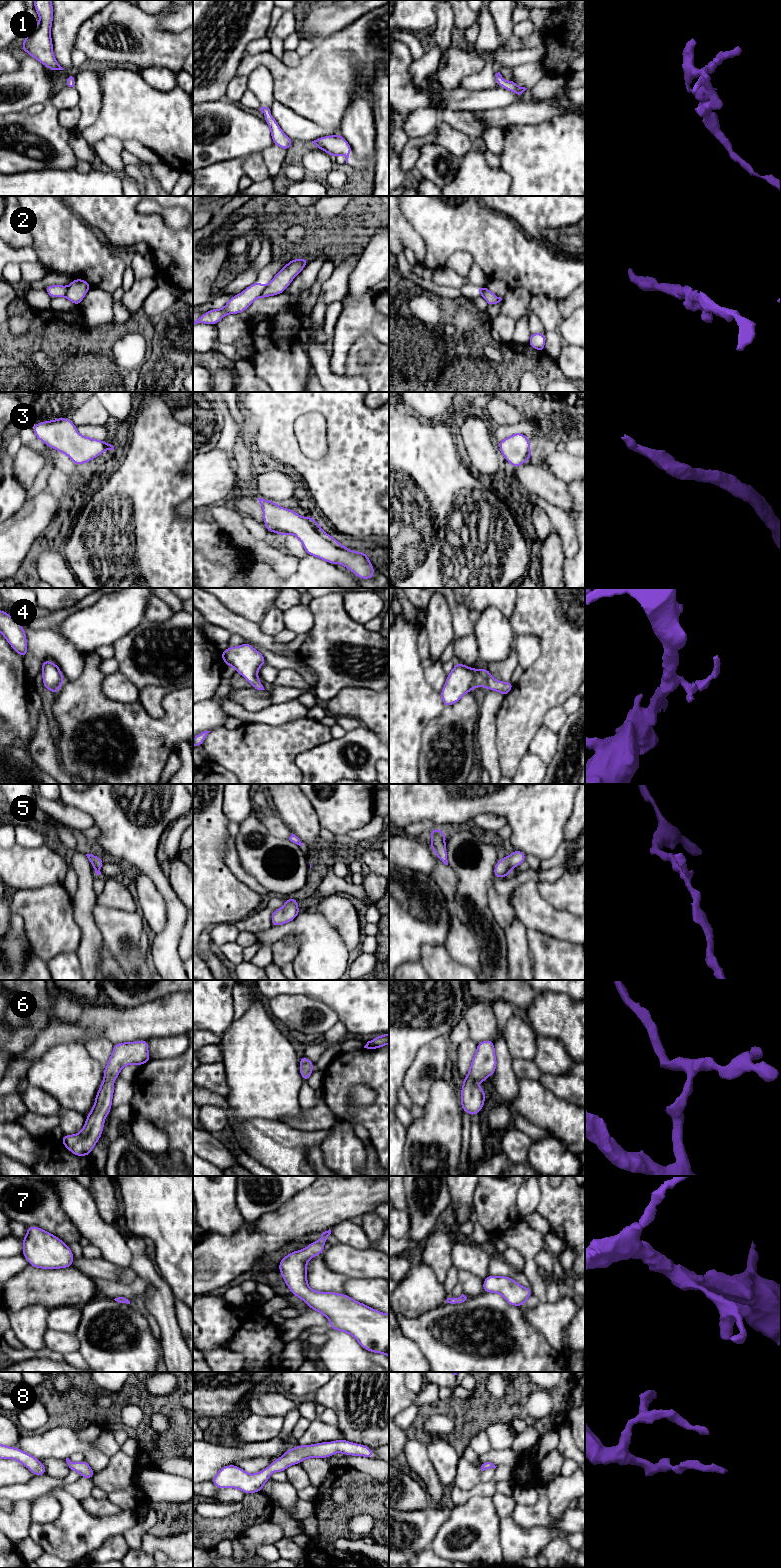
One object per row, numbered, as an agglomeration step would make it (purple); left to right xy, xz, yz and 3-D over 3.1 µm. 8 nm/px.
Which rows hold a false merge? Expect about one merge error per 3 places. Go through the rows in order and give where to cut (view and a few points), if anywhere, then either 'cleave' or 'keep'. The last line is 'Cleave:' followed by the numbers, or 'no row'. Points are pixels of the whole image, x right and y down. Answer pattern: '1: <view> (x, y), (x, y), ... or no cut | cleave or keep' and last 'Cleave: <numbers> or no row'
1: no cut | keep
2: xy (67, 287), (67, 292), (64, 296) | cleave
3: no cut | keep
4: no cut | keep
5: no cut | keep
6: no cut | keep
7: no cut | keep
8: no cut | keep
Cleave: 2

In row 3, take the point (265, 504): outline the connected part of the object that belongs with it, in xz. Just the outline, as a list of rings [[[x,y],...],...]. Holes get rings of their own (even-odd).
[[[258,498],[262,506],[265,527],[281,536],[292,534],[297,537],[308,555],[331,564],[341,564],[360,579],[374,578],[374,567],[366,552],[349,550],[334,537],[325,533],[311,517],[301,517],[293,509],[280,507],[273,501]]]

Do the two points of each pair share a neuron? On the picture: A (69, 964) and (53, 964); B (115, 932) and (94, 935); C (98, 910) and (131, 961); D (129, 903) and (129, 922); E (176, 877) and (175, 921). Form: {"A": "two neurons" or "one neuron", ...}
{"A": "one neuron", "B": "two neurons", "C": "one neuron", "D": "two neurons", "E": "two neurons"}

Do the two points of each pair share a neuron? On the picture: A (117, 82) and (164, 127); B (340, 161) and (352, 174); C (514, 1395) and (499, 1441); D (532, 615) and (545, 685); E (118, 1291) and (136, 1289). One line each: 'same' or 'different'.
A: same
B: different
C: different
D: same
E: same

